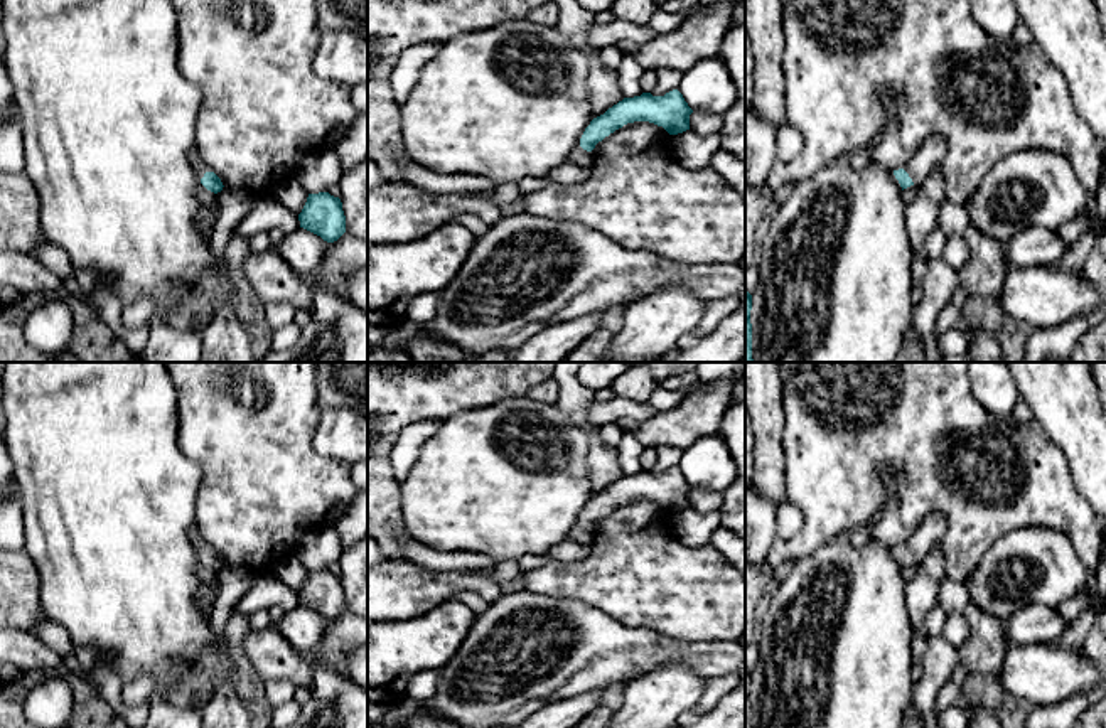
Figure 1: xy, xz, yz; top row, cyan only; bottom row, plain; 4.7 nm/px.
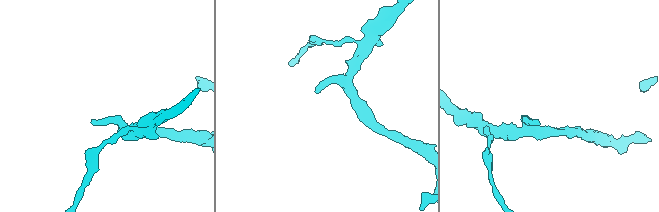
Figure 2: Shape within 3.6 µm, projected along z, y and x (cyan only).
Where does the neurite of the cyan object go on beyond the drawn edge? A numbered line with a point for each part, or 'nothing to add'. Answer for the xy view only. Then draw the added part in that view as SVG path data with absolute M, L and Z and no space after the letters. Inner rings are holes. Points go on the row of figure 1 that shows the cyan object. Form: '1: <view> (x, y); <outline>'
1: xy (198, 162); M197 143L191 150L191 163L199 179L202 179L206 172L211 172L211 169L206 165L204 158L201 157Z

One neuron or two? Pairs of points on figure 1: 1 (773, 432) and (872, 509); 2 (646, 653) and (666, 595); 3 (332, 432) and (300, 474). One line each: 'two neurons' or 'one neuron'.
1: two neurons
2: two neurons
3: two neurons

